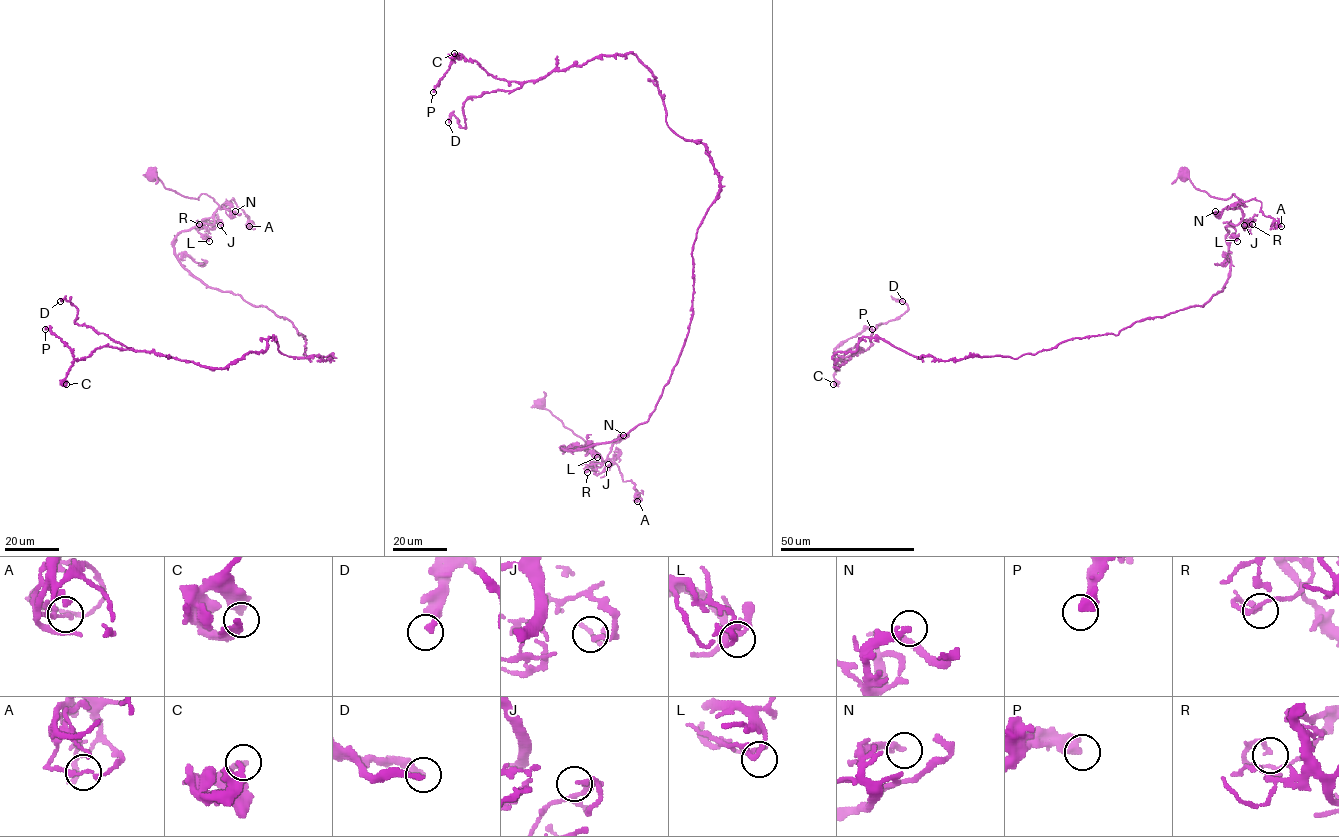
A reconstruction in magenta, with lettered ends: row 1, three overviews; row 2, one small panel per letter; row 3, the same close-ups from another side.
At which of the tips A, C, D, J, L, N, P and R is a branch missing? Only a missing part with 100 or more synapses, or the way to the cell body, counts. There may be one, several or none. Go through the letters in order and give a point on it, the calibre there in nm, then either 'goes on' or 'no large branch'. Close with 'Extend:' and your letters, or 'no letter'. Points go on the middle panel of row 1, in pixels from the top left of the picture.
A: at (637, 501); 140 nm thick; no large branch
C: at (454, 53); 280 nm thick; no large branch
D: at (448, 122); 340 nm thick; no large branch
J: at (608, 464); 160 nm thick; no large branch
L: at (597, 457); 150 nm thick; no large branch
N: at (623, 435); 280 nm thick; no large branch
P: at (433, 92); 500 nm thick; no large branch
R: at (587, 472); 160 nm thick; no large branch
Extend: no letter

